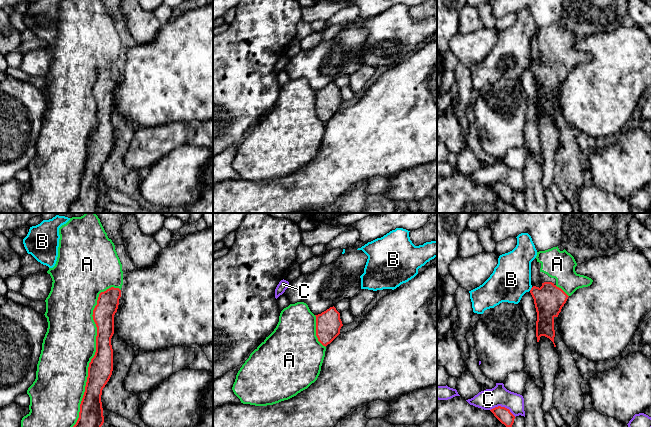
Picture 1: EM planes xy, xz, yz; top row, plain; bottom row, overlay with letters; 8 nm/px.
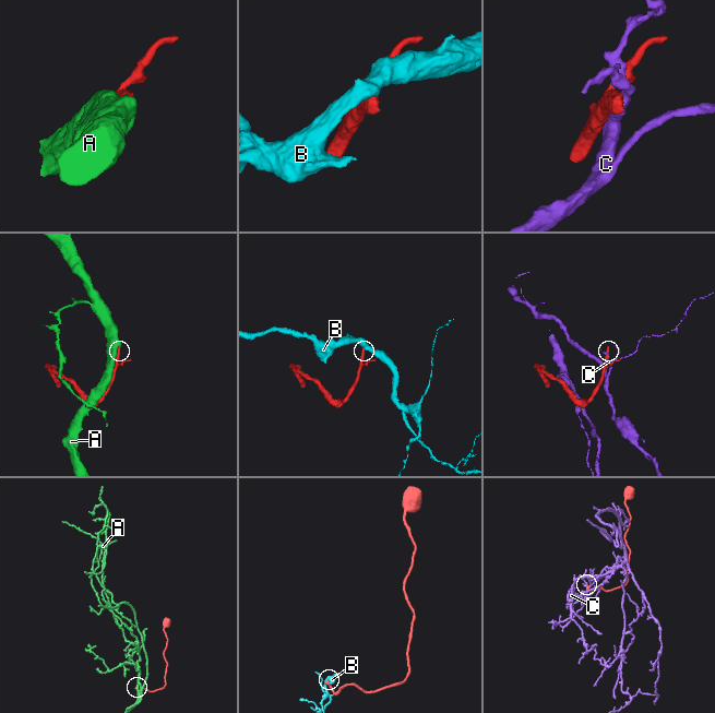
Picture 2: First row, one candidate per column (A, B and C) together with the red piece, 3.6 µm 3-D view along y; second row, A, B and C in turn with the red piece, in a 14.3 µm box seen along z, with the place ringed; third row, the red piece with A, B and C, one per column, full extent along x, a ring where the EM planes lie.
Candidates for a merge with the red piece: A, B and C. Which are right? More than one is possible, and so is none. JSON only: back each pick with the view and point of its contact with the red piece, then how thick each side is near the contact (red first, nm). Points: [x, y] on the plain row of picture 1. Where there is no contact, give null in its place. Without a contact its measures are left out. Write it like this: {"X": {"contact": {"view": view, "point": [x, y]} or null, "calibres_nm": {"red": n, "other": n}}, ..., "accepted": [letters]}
{"A": {"contact": {"view": "xy", "point": [94, 132]}, "calibres_nm": {"red": 190, "other": 420}}, "accepted": ["A"]}

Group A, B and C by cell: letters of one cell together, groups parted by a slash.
A / B / C

